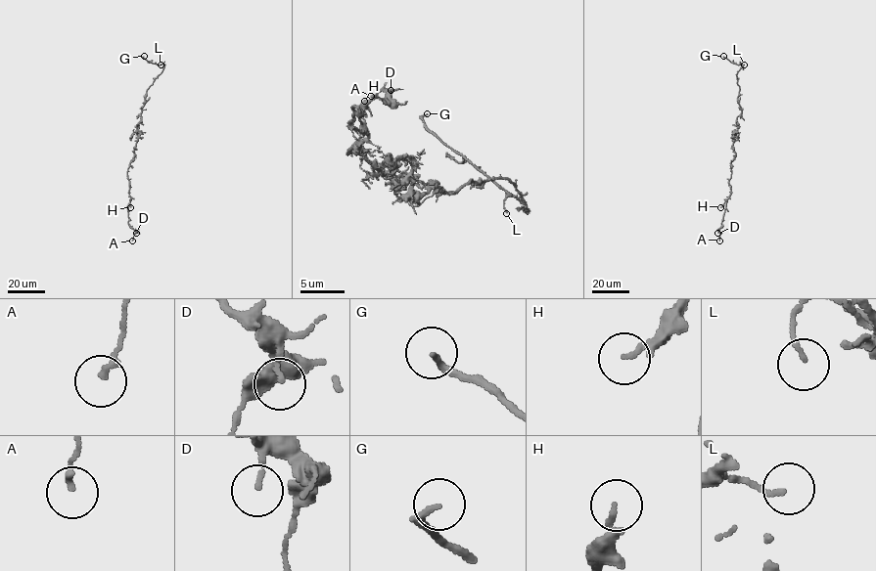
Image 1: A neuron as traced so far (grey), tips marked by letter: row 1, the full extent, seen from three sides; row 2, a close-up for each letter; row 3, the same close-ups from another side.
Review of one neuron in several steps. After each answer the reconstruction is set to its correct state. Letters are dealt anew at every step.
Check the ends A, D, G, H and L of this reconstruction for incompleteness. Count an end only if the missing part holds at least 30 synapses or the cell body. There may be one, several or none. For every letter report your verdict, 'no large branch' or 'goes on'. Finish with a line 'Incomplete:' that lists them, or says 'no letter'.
A: no large branch
D: no large branch
G: goes on
H: no large branch
L: no large branch
Incomplete: G

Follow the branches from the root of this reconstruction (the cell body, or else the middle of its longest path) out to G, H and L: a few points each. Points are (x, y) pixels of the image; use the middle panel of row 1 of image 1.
G: (409, 160), (393, 180), (409, 176), (418, 202), (436, 183), (506, 178), (524, 206), (427, 113)
H: (409, 160), (389, 158), (380, 173), (360, 152), (349, 153), (367, 138), (360, 120), (364, 101)
L: (409, 160), (393, 180), (411, 178), (413, 200), (436, 183), (506, 178), (524, 200), (508, 196), (506, 213)

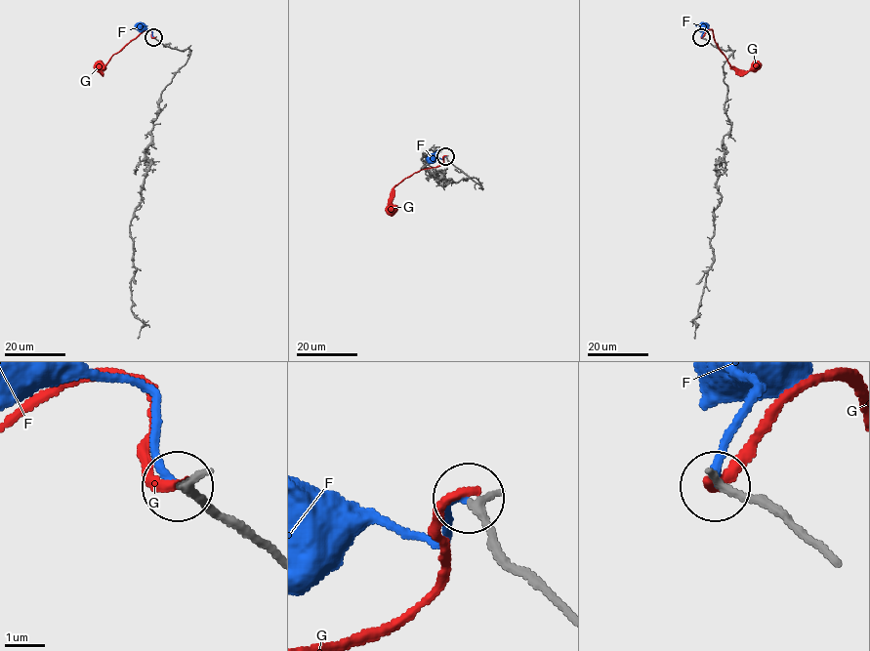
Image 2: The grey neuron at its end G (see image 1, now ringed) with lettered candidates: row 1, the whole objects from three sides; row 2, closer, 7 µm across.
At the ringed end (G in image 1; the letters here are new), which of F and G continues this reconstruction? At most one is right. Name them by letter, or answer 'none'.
F

